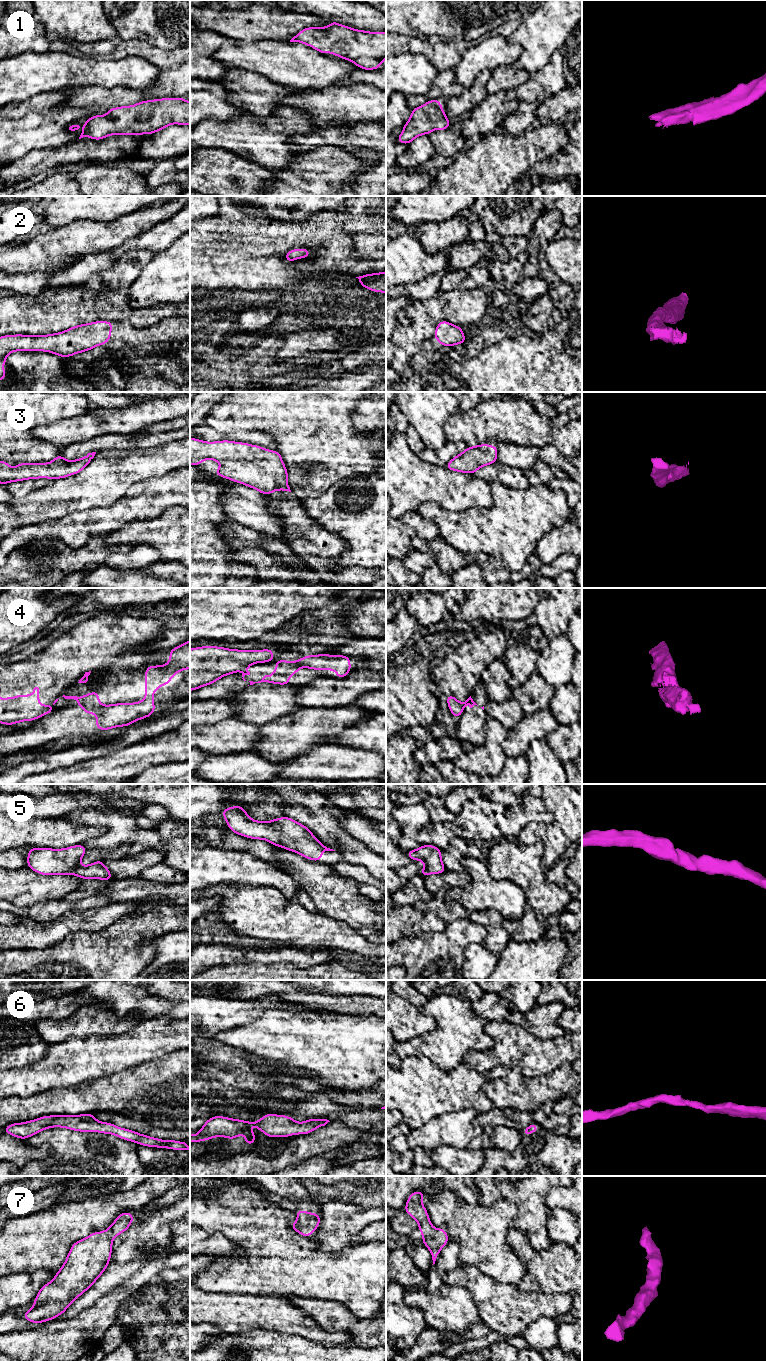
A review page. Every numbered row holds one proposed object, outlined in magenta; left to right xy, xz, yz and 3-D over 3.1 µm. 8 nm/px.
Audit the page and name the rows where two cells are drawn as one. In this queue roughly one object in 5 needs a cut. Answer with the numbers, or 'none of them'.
4

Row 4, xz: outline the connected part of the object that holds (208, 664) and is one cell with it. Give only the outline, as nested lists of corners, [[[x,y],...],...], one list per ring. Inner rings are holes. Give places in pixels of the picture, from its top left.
[[[217,646],[195,647],[190,649],[190,691],[237,673],[239,667],[273,660],[273,648],[237,650]]]

